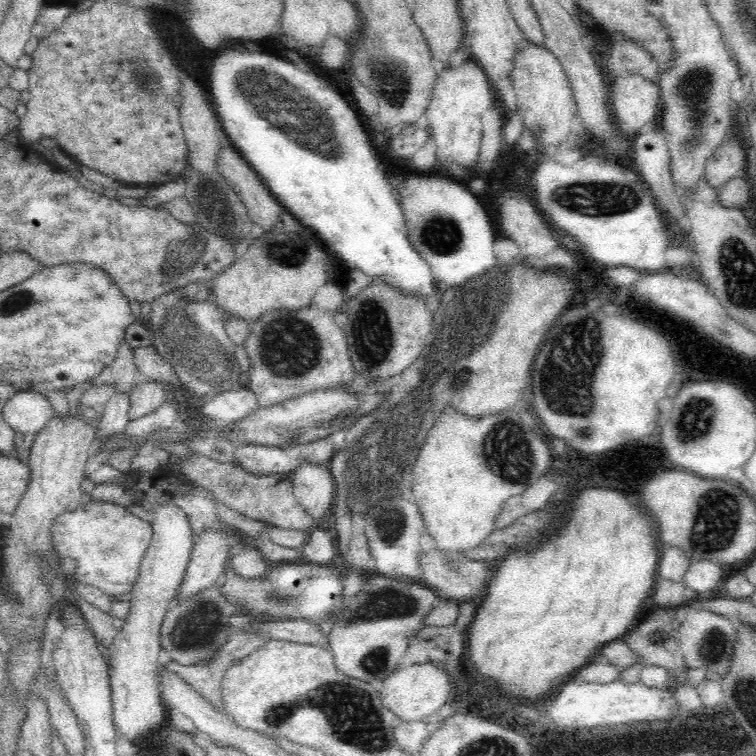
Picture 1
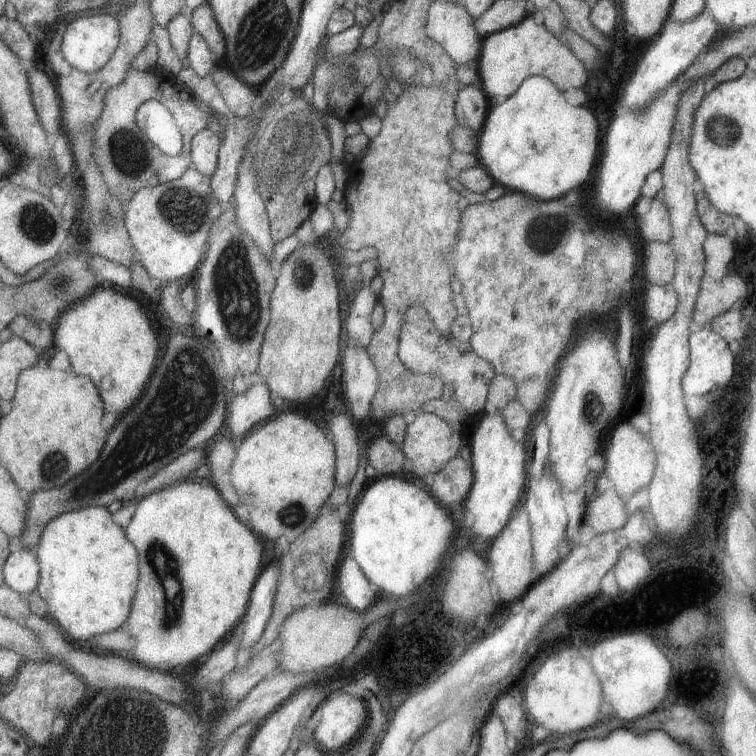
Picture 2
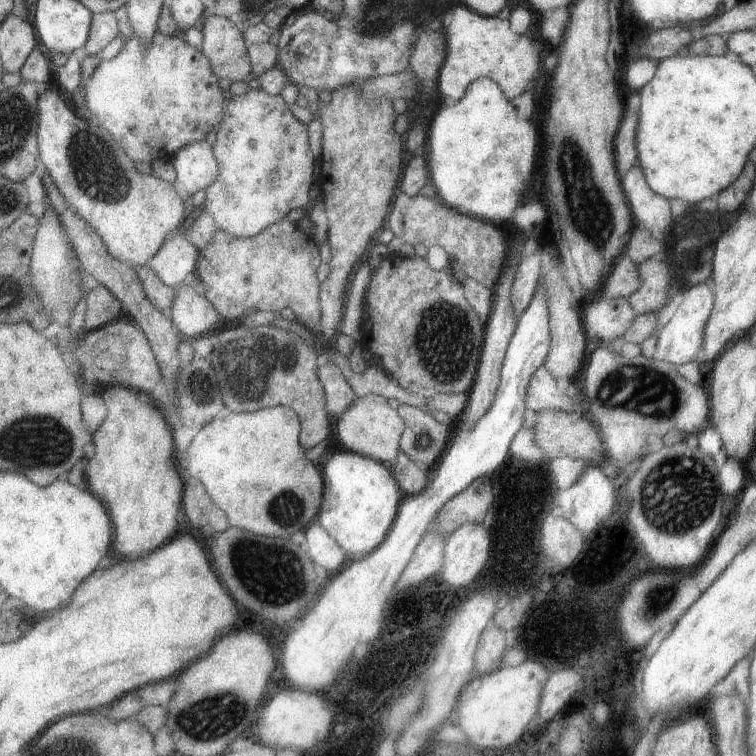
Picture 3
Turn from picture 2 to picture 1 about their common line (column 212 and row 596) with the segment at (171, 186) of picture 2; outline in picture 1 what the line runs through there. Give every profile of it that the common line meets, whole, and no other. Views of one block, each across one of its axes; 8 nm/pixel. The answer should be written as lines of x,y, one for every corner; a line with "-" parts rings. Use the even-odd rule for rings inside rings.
216,584
200,590
200,594
194,594
188,600
178,600
178,604
166,612
162,622
160,630
160,644
164,652
162,656
182,666
214,660
216,654
230,640
230,630
232,630
230,622
236,614
238,614
236,602
228,602
226,596
220,592
220,586

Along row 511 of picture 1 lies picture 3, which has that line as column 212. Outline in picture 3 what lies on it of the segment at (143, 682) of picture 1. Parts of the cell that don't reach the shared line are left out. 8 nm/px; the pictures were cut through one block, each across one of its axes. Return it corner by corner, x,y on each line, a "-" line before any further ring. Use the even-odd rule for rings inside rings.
211,138
179,148
173,154
171,164
177,174
179,190
189,196
197,190
207,190
217,178
217,160
211,150

